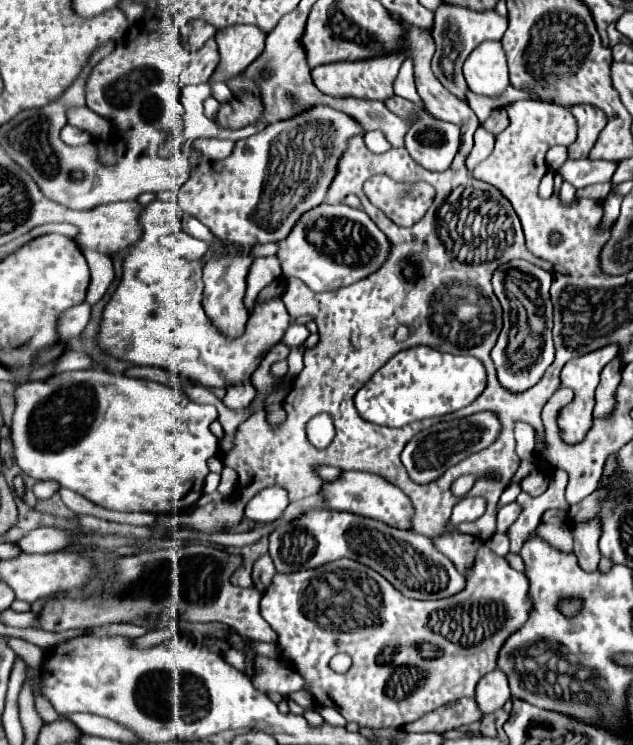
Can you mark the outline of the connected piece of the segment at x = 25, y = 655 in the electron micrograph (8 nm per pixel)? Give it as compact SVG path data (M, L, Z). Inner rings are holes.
M7 637L7 643L13 647L13 651L15 651L23 661L27 661L29 667L39 667L41 661L45 659L45 651L39 649L37 645L33 645L33 643L27 643L27 641L17 639L17 637Z

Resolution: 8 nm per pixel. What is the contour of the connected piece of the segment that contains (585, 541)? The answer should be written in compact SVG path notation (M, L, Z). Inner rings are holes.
M597 519L593 523L571 523L571 533L575 539L575 555L577 561L581 561L581 565L585 565L585 571L595 571L597 563L599 563L599 523ZM589 567L589 569L587 569Z

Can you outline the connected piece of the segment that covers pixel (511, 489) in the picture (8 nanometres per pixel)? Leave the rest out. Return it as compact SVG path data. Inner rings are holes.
M513 481L513 483L511 483L507 489L505 489L505 493L501 495L499 507L501 507L501 505L505 505L505 503L515 501L515 499L517 499L517 493L521 493L521 485L519 485L519 481Z

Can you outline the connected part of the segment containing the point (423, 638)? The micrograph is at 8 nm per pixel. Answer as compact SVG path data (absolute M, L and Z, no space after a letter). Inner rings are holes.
M481 545L477 549L477 555L475 555L475 561L473 561L473 567L469 569L469 575L467 575L467 585L463 591L459 591L457 595L453 597L447 597L447 599L435 599L435 601L415 601L415 599L407 599L403 597L385 577L381 577L377 571L357 563L357 561L351 561L351 559L337 559L337 561L331 561L327 565L321 565L317 569L307 569L307 571L297 571L297 573L277 573L271 581L271 585L267 587L267 591L263 593L263 599L261 599L261 615L263 619L273 627L273 631L277 633L277 643L281 645L283 653L281 657L291 661L293 667L301 673L301 677L305 677L307 681L307 691L315 697L315 701L319 705L331 705L331 707L337 707L337 711L347 719L347 721L353 721L357 723L359 727L369 727L369 729L401 729L405 727L407 723L413 723L415 719L423 717L425 713L431 713L435 709L439 709L441 705L447 705L447 703L453 703L461 697L473 697L475 695L475 687L477 687L477 681L487 675L489 671L497 669L497 657L499 657L499 651L503 647L503 643L515 633L521 629L521 625L529 619L529 611L531 611L533 603L531 603L531 597L529 597L529 579L511 569L507 559L505 557L499 557L495 555L493 551L489 551L489 547ZM337 653L347 653L351 655L353 659L353 665L349 667L347 673L335 673L331 667L329 667L329 661L333 655Z

